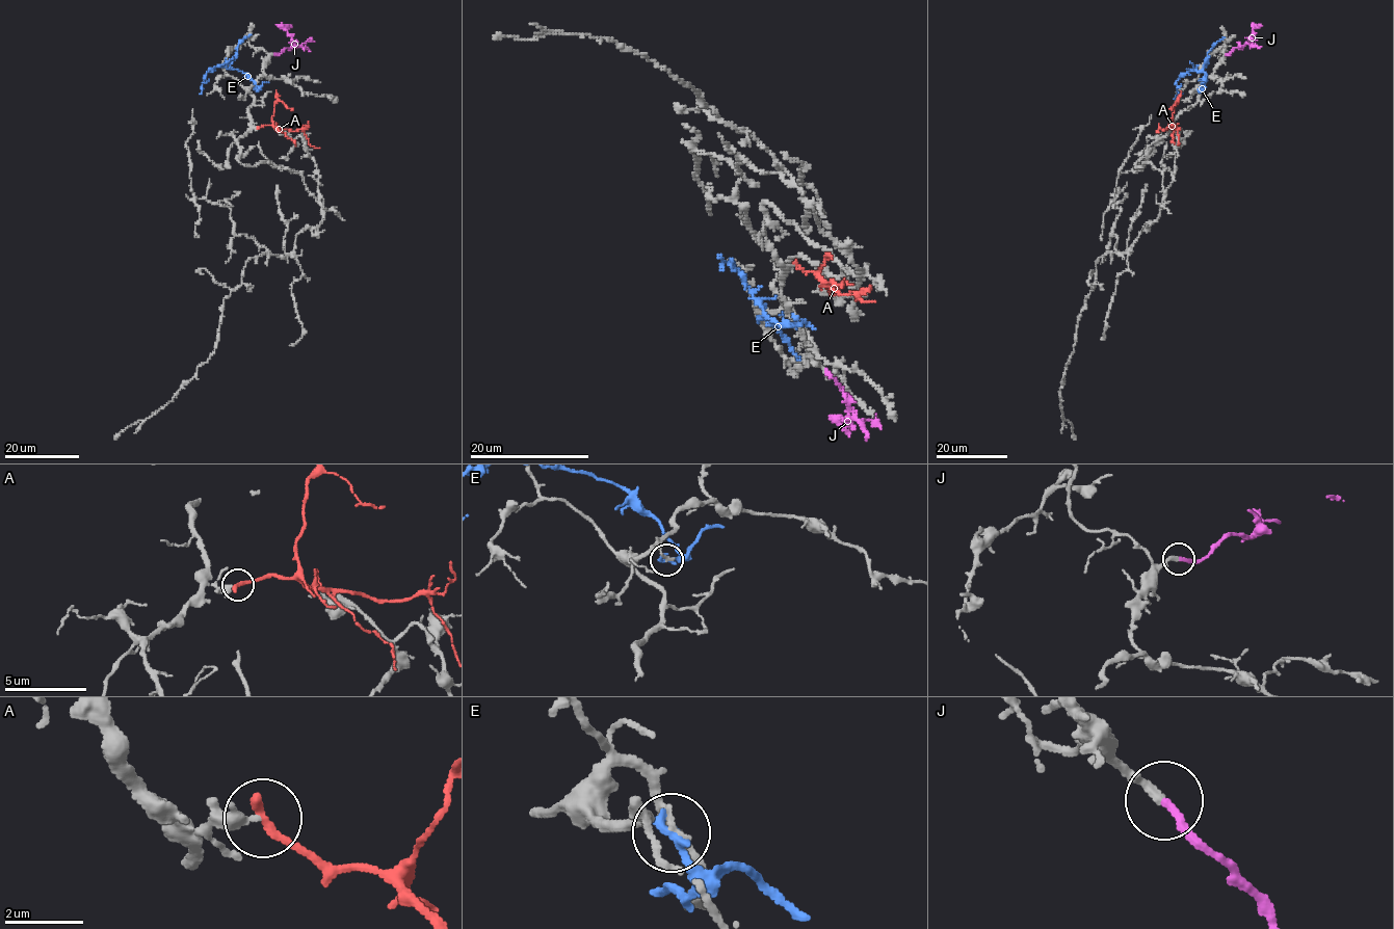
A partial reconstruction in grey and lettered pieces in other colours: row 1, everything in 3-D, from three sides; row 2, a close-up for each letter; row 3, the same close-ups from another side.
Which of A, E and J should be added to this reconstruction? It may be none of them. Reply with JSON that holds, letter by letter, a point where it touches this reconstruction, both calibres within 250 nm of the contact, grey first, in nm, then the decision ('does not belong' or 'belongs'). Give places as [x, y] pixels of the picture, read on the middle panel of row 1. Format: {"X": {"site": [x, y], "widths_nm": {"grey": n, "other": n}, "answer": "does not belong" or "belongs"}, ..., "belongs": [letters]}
{"A": {"site": [796, 264], "widths_nm": {"grey": 240, "other": 300}, "answer": "does not belong"}, "E": {"site": [793, 316], "widths_nm": {"grey": 170, "other": 240}, "answer": "does not belong"}, "J": {"site": [825, 370], "widths_nm": {"grey": 240, "other": 220}, "answer": "belongs"}, "belongs": ["J"]}

